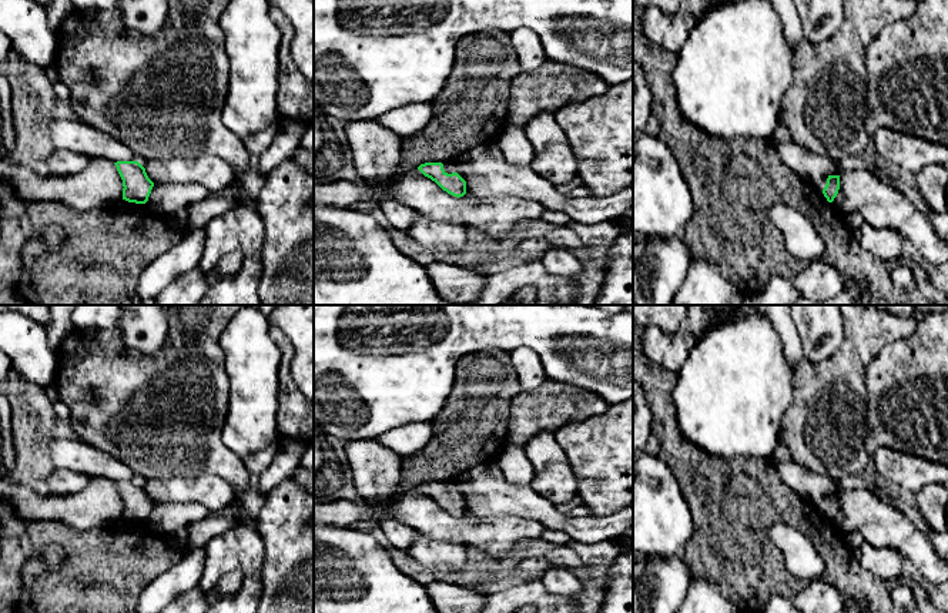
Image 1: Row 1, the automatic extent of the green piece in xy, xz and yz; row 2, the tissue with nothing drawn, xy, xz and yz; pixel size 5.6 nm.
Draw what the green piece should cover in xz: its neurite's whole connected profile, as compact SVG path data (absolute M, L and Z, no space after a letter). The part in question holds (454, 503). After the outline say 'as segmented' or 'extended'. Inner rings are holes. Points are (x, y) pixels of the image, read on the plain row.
M425 482L418 489L448 513L458 517L466 513L466 500L455 490L450 482Z; extended

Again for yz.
M828 495L827 503L823 509L824 516L828 522L833 522L840 509L840 495Z; as segmented

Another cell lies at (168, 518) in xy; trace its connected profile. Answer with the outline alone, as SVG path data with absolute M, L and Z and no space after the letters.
M198 502L154 503L145 525L160 535L171 536L202 520L208 513L210 510Z

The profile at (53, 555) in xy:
M50 543L43 547L41 557L47 569L57 570L63 565L66 555L60 545Z

